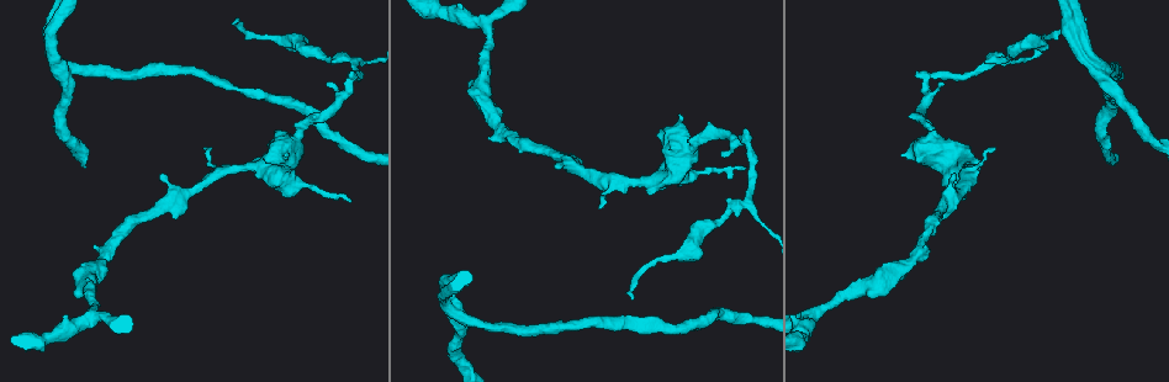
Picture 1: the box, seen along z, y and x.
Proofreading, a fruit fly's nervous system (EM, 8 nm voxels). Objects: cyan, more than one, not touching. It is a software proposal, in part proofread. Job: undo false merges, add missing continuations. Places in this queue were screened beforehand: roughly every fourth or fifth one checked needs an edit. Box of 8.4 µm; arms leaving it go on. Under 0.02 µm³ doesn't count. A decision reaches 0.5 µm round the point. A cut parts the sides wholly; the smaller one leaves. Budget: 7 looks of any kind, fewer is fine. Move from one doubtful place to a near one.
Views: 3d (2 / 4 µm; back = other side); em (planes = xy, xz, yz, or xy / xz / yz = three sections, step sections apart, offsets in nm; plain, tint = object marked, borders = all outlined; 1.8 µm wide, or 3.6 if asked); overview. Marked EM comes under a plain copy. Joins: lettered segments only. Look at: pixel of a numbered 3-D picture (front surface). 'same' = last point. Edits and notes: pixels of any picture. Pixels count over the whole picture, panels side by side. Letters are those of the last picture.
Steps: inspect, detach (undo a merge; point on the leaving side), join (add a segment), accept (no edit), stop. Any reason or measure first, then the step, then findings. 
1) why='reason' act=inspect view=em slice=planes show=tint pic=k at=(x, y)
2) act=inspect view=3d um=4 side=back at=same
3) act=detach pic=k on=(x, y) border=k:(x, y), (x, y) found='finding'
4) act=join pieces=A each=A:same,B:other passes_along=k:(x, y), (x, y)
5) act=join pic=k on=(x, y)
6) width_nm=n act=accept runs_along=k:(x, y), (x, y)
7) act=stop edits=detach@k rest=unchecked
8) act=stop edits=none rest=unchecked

why='branch stops here' act=inspect view=em slice=planes show=borders pic=1 at=(554, 168)

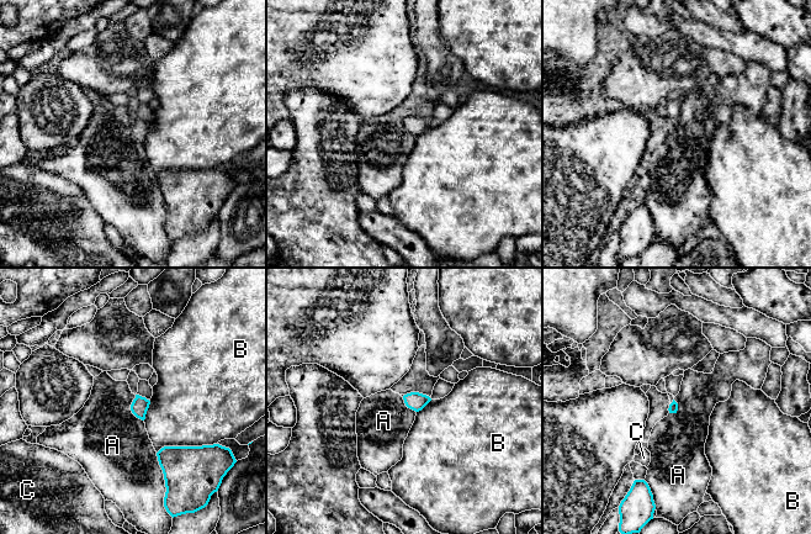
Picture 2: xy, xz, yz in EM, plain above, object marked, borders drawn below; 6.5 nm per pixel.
act=accept each=A:other,B:other,C:other border=2:(155, 453), (165, 484) found='no lettered segment goes on from it'

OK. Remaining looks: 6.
why='side arm on a straight run' act=inspect view=em slice=planes show=borders pic=1 at=(455, 313)

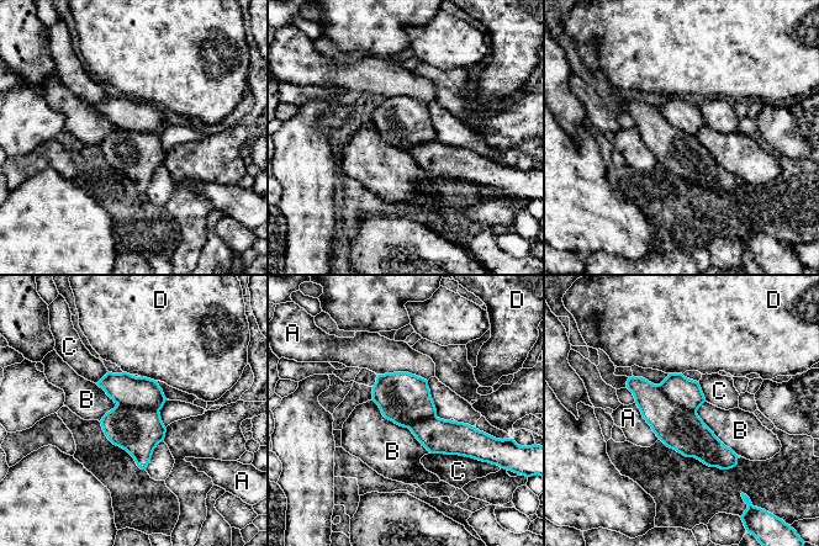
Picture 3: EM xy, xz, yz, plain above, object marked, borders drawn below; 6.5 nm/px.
act=detach pic=3 on=(680, 429) each=A:other,B:other,C:other,D:other found='two neurons meet here'

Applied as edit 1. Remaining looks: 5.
act=inspect view=overview

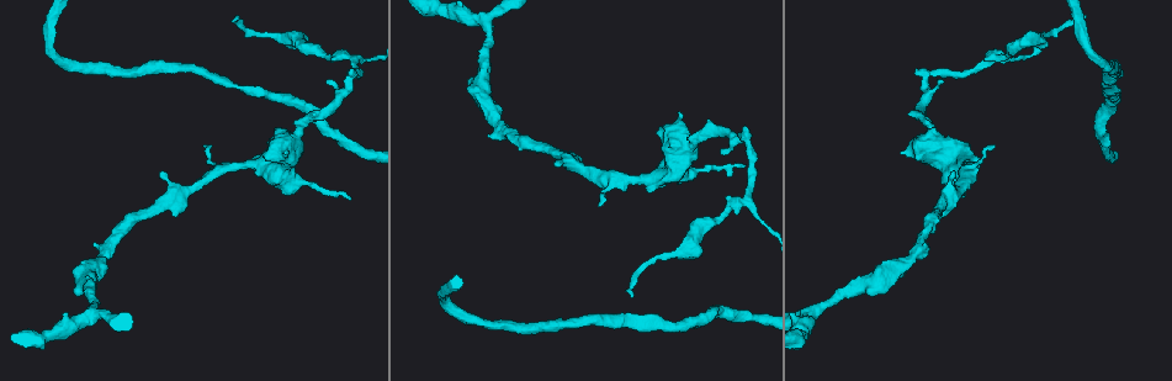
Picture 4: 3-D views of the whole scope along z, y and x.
act=inspect view=em slice=xz step=16 show=borders pic=4 at=(745, 167)

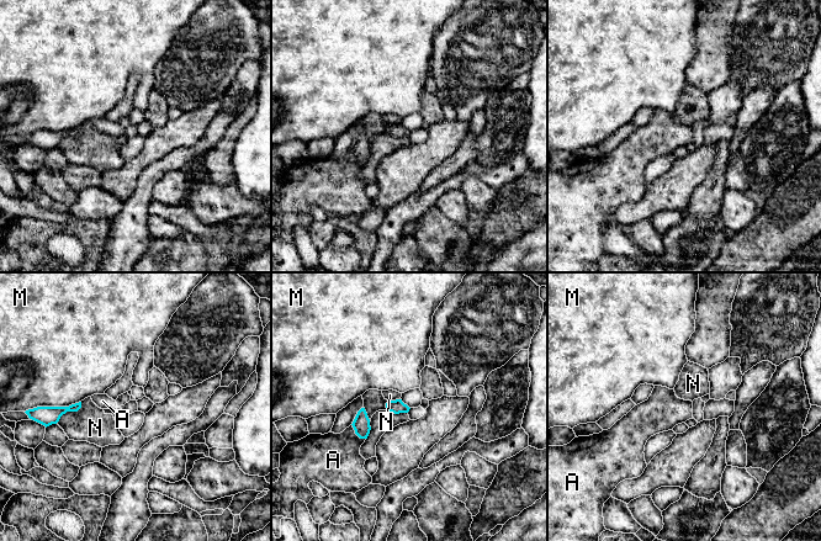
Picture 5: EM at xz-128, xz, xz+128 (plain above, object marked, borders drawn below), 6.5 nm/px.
act=inspect view=em slice=planes show=borders at=same

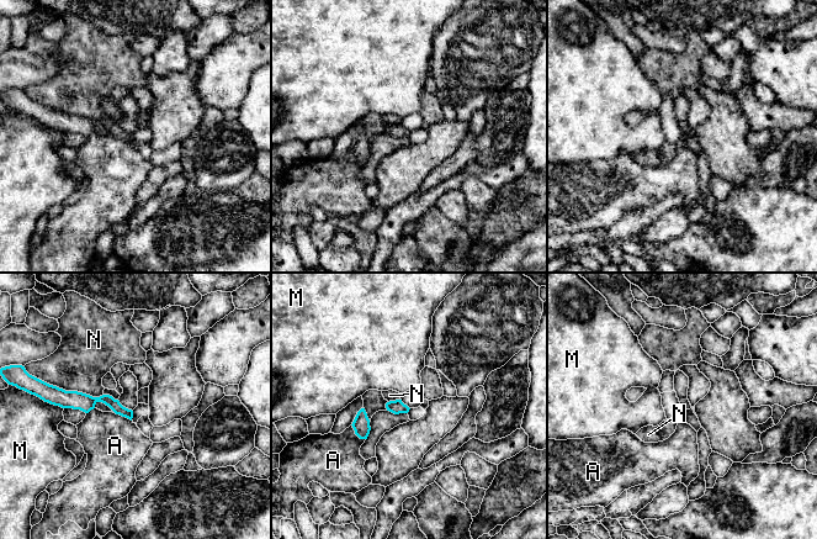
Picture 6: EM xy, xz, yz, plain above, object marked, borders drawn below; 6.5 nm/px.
longest_contact=N:340nm act=accept each=A:other,M:other,N:other found='no lettered segment goes on from it'

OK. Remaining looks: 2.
act=stop edits=detach@3 rest=unchecked

